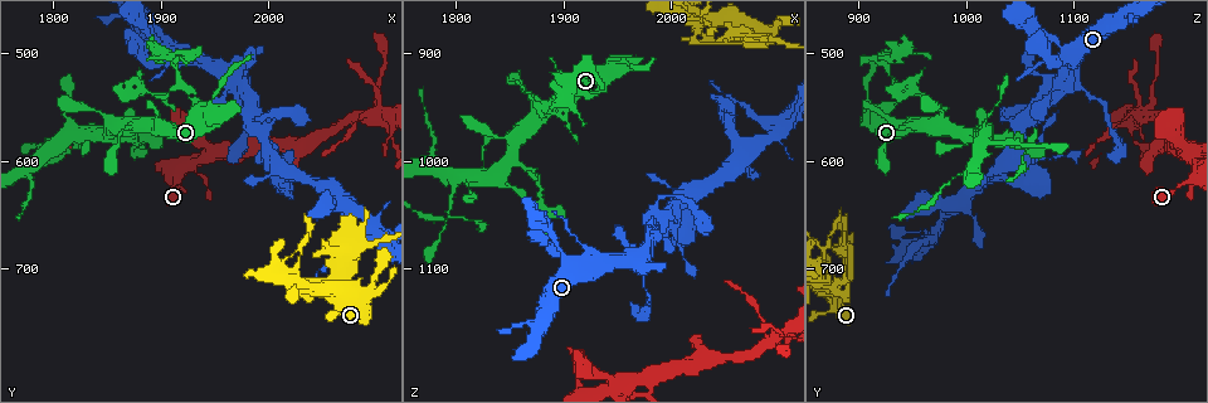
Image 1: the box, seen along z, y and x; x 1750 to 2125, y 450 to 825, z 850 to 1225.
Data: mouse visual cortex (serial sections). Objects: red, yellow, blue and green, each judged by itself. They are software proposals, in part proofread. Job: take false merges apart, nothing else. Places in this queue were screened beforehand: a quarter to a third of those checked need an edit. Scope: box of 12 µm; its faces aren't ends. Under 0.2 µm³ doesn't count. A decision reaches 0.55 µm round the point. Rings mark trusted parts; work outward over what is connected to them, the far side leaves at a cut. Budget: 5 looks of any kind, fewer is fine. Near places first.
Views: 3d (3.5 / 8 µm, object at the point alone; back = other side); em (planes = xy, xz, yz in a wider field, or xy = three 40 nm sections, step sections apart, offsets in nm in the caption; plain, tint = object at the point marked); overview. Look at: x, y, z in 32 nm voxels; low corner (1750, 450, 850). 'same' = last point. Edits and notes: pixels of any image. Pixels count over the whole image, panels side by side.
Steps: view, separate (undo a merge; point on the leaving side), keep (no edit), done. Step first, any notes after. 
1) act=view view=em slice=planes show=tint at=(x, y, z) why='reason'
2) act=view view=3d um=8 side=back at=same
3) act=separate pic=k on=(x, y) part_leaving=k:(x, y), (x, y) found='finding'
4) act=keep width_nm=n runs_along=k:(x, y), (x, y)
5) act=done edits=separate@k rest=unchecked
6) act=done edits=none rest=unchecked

act=view view=3d um=3.5 at=(1928, 542, 934) why='thin neck'

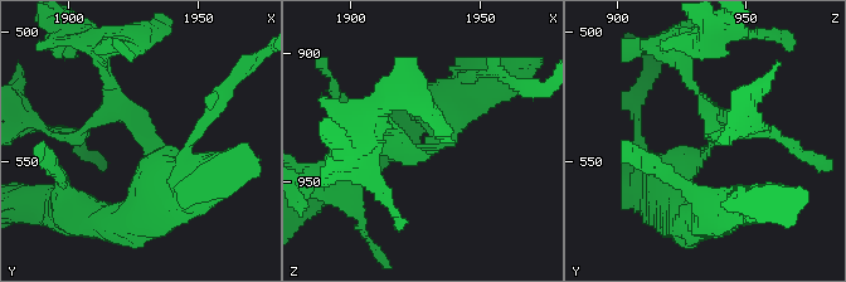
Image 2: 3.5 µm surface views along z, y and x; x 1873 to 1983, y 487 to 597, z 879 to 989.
act=view view=em slice=xy step=5 show=tint at=(1927, 542, 936) why='shape alone is not enough'

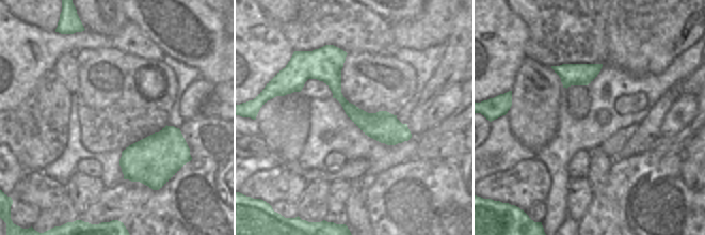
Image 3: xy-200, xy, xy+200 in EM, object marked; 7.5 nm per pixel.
act=keep runs_along=2:(151, 195), (159, 156), (105, 72) found='one cell here'

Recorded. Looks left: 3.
act=view view=3d um=8 at=(2046, 714, 888) why='calibre changes'

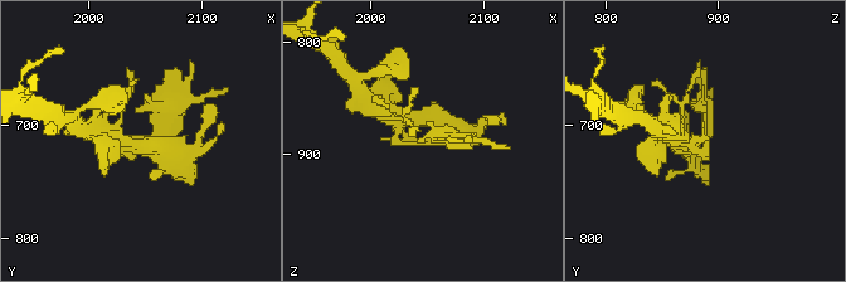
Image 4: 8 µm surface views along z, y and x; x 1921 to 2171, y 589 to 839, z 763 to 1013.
act=view view=em slice=xy step=5 show=tint at=(2046, 718, 890)

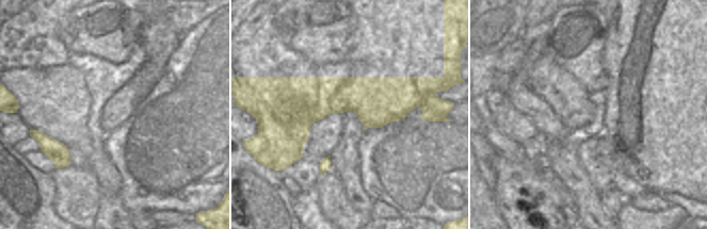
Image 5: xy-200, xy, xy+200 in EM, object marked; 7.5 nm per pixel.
act=separate pic=4 on=(706, 112) part_leaving=4:(411, 144), (452, 144) found='two cells meet here'

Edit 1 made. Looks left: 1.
act=done edits=separate@4 rest=unchecked

